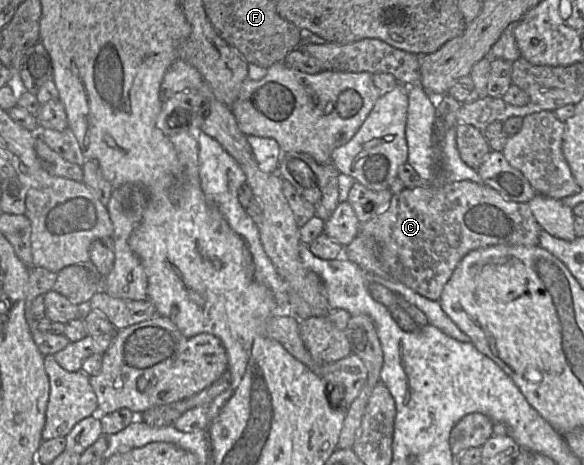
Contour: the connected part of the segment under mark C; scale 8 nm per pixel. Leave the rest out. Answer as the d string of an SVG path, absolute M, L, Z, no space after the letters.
M460 180L445 184L421 182L393 194L388 208L360 226L360 233L373 238L379 259L393 280L397 280L420 295L438 301L445 284L461 259L469 252L493 245L539 245L542 228L527 203L503 198L486 184Z

